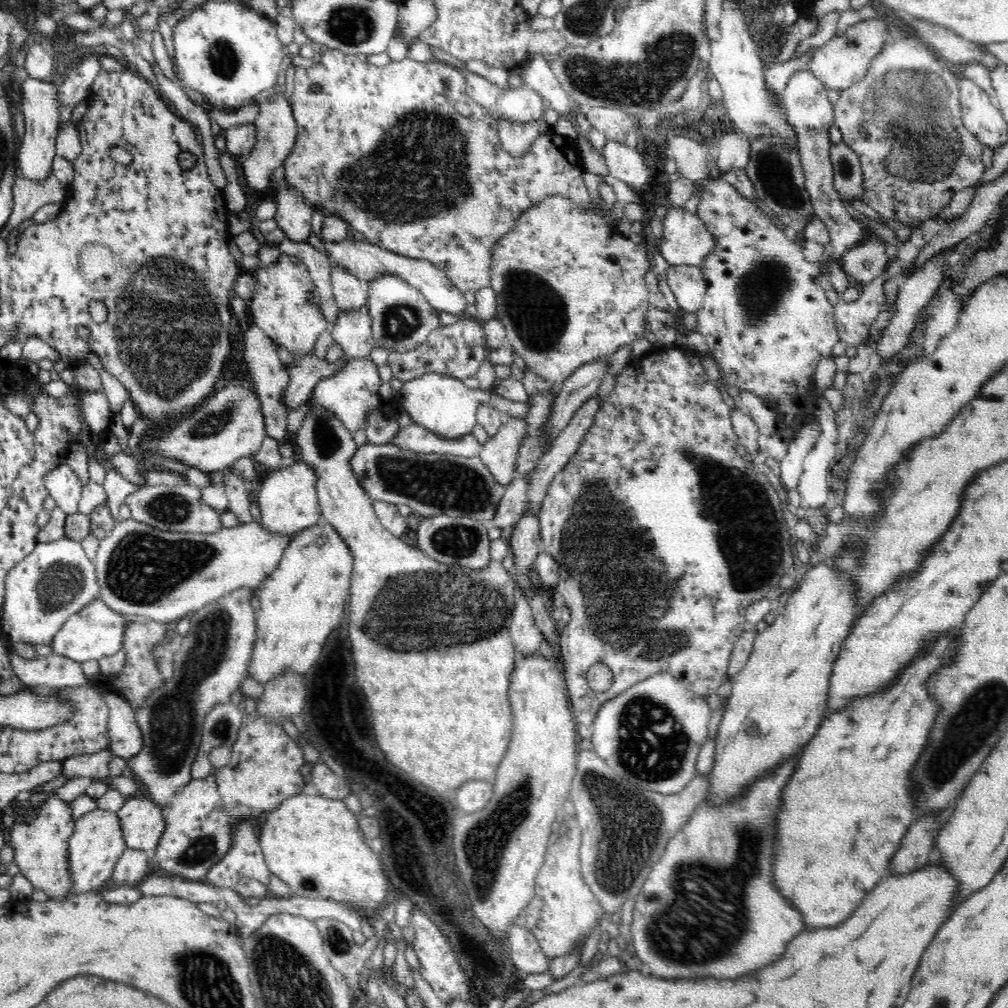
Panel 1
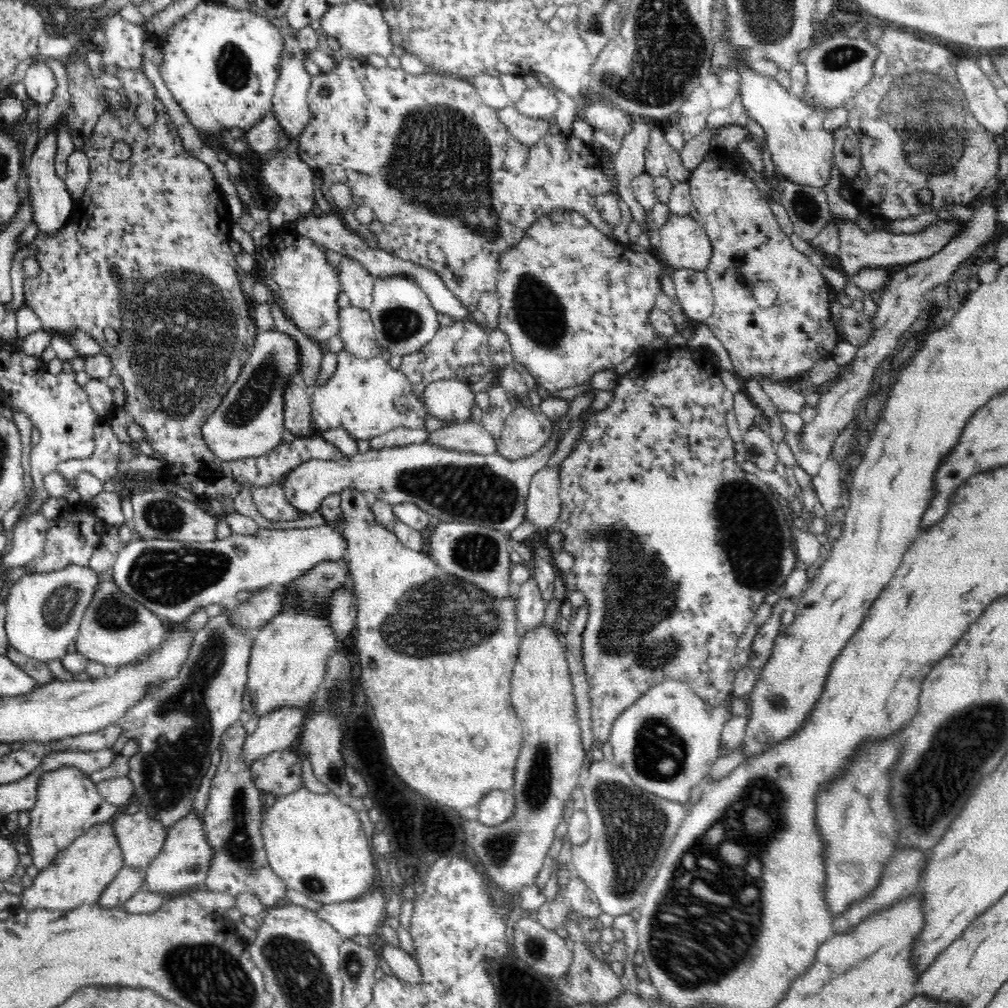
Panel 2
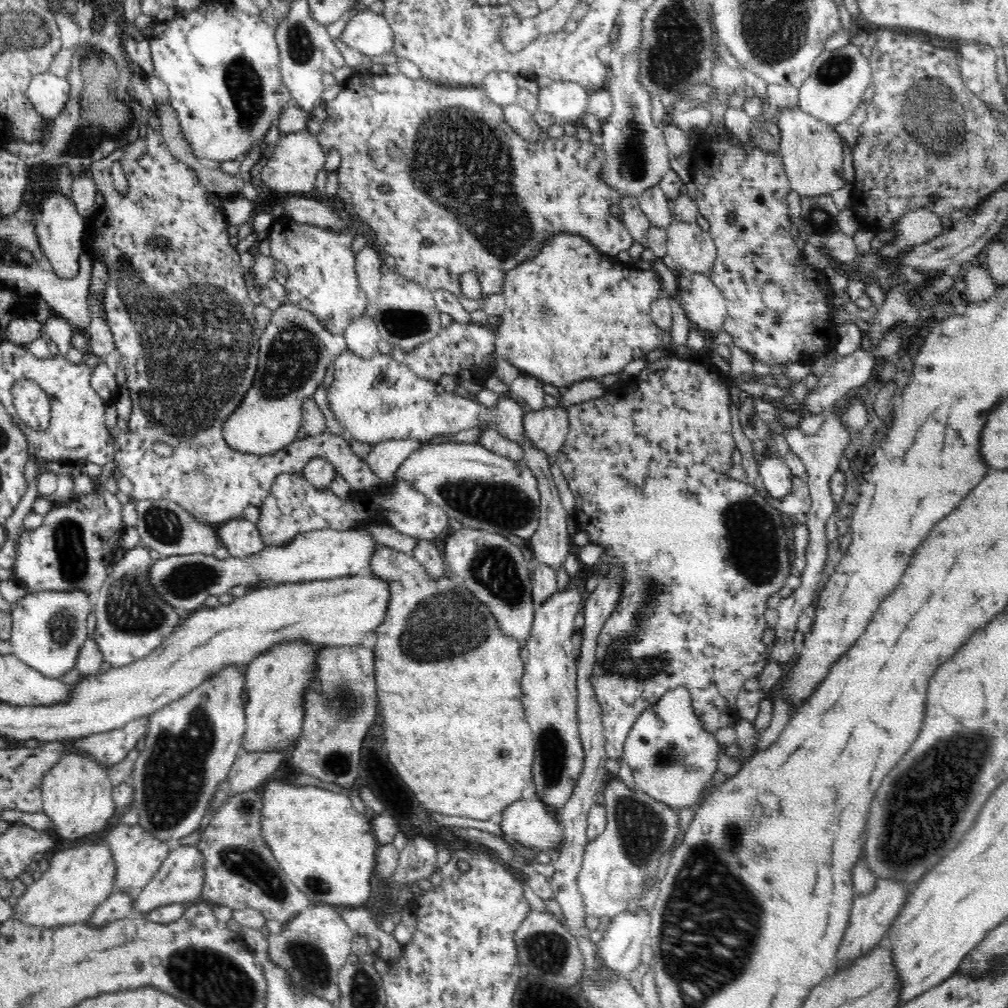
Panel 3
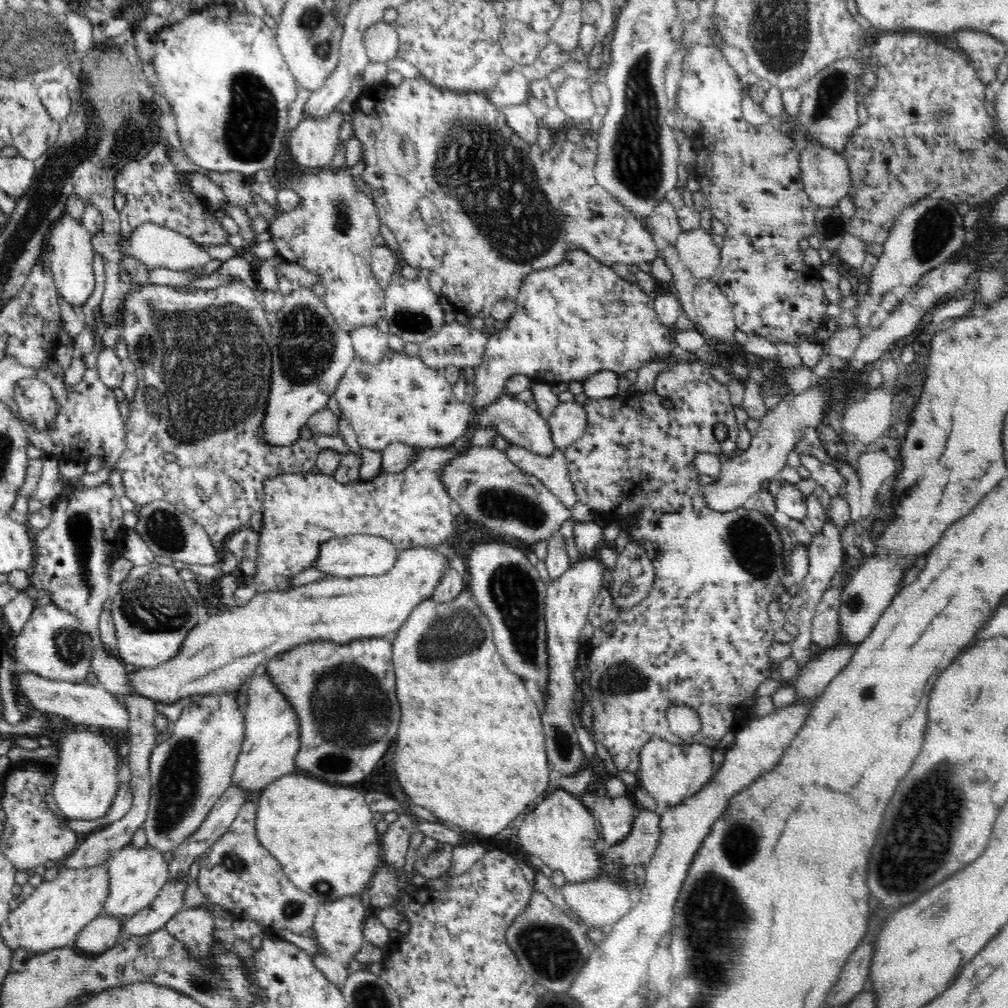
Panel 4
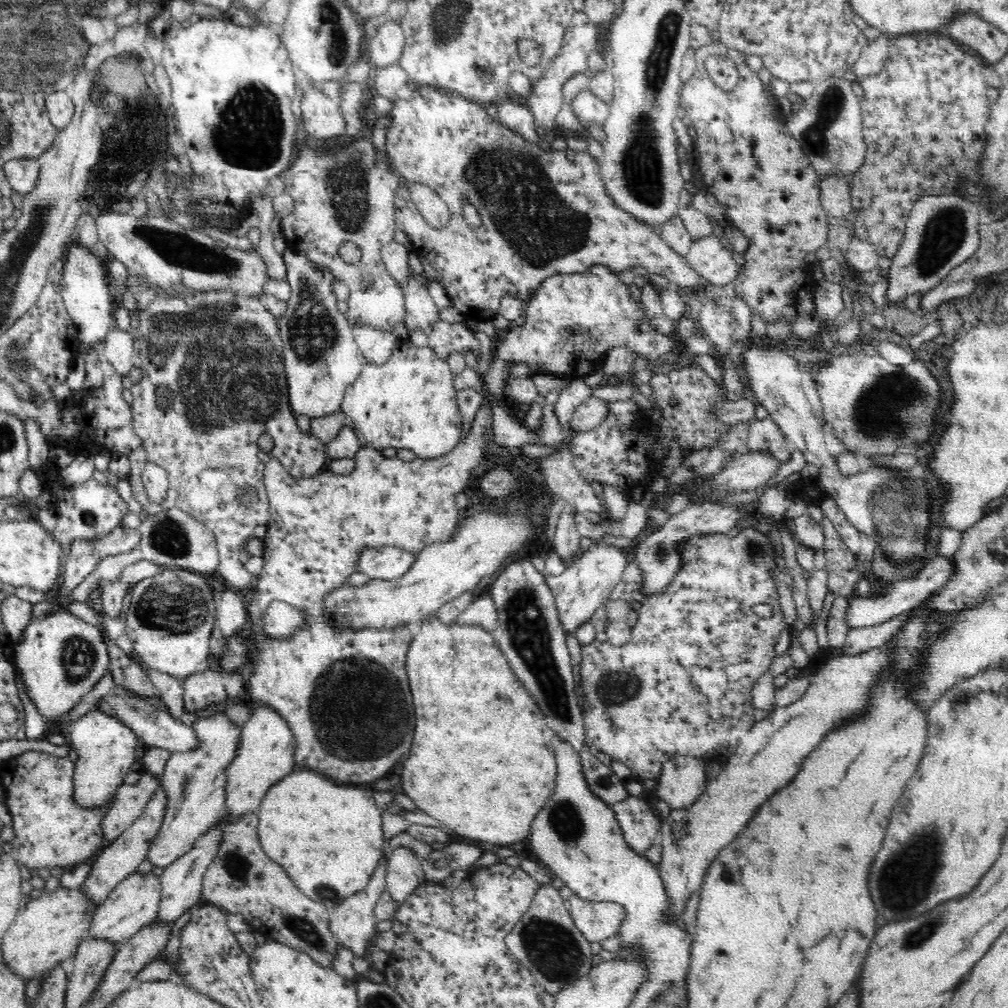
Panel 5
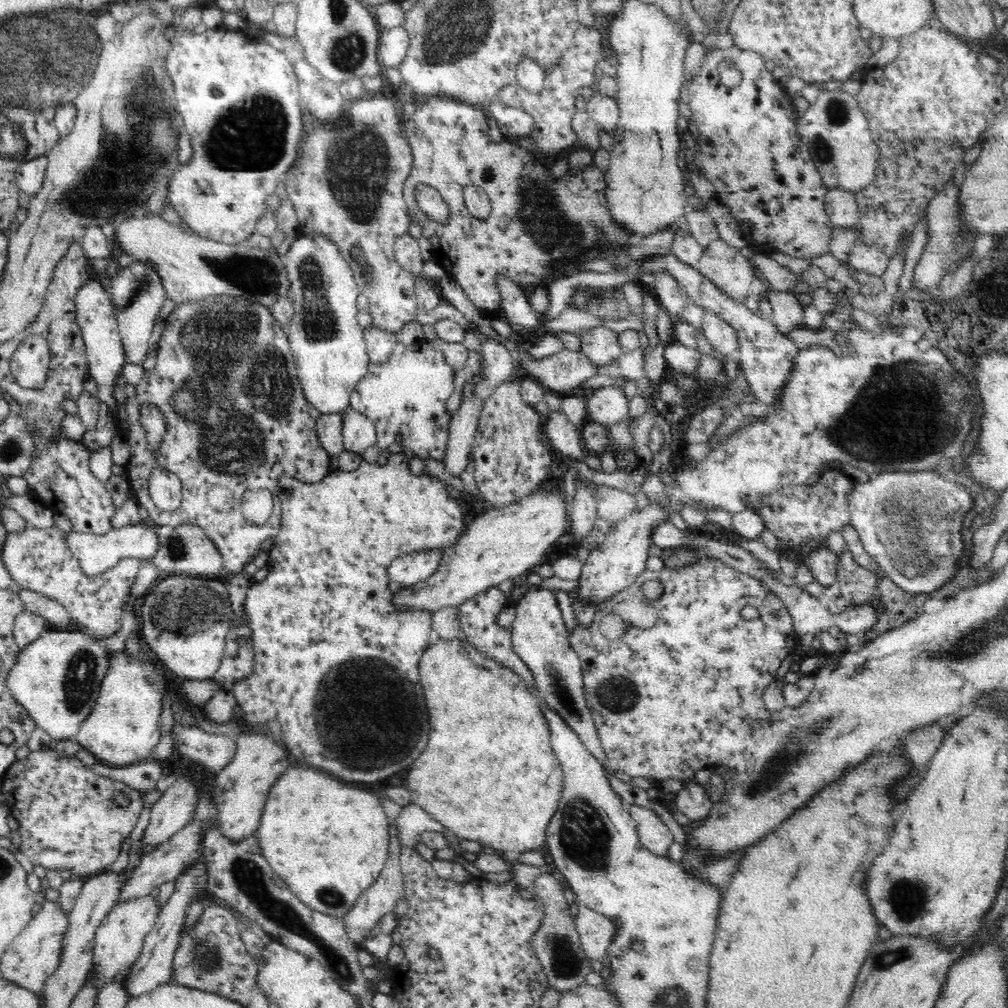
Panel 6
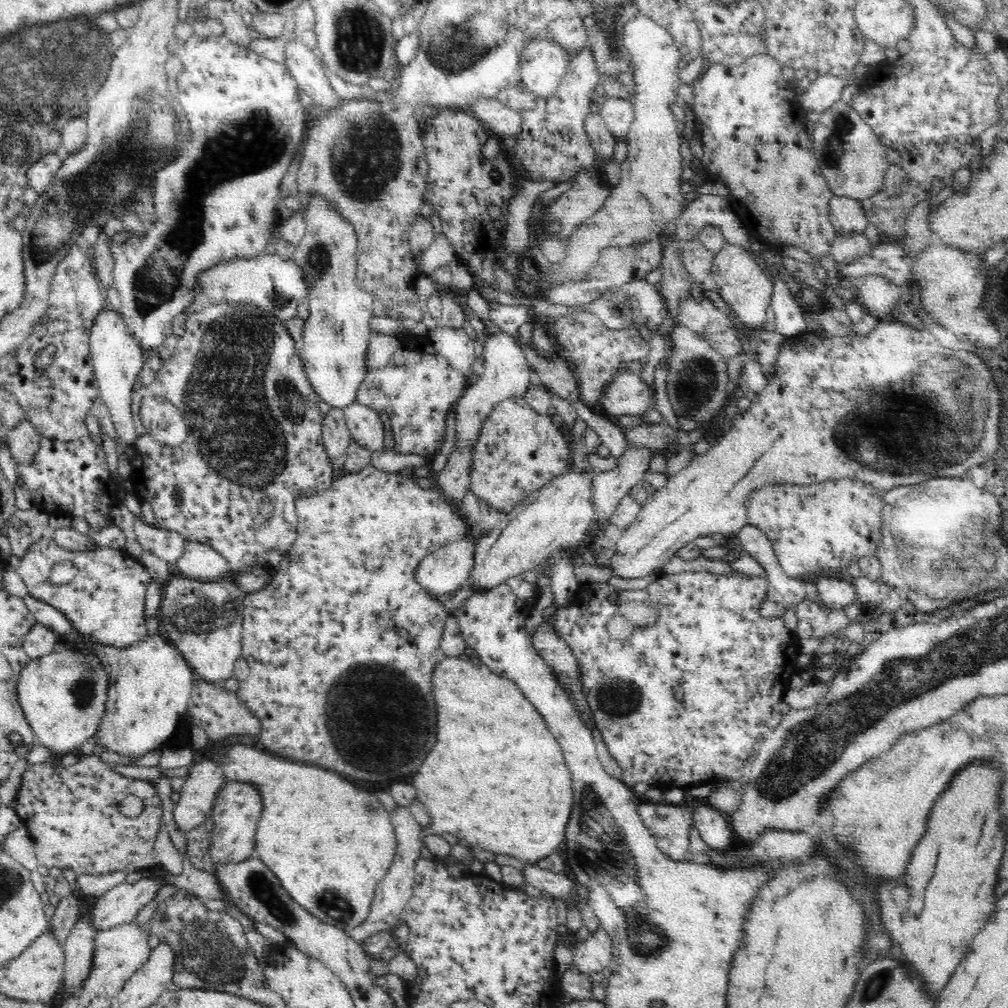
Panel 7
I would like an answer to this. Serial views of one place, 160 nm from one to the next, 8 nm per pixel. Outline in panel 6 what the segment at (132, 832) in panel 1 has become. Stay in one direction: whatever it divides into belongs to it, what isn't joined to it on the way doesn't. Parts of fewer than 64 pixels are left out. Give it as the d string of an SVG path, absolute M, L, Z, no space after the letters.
M152 894L124 900L110 910L110 913L102 920L94 934L93 940L93 966L97 968L93 983L100 990L104 984L110 984L118 974L129 970L140 956L146 935L157 920L159 908L163 901L154 899Z

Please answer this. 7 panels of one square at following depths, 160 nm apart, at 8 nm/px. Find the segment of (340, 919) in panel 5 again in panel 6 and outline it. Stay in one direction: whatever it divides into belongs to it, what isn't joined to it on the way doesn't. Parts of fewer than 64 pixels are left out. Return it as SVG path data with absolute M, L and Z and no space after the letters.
M396 825L390 826L390 856L386 860L386 868L382 870L382 874L378 876L378 880L364 892L358 896L356 904L352 906L352 910L348 910L342 920L344 921L344 929L348 933L348 939L357 944L361 944L366 938L370 938L375 933L380 918L388 912L393 912L396 902L403 896L403 873L400 864L400 854L402 854L402 846Z

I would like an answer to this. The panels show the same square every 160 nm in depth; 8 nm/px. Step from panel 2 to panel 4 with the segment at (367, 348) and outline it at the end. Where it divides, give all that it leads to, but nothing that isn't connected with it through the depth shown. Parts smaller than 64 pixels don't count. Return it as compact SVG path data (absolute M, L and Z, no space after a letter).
M360 325L349 332L356 357L371 363L380 362L388 347L387 333L383 333L377 326Z

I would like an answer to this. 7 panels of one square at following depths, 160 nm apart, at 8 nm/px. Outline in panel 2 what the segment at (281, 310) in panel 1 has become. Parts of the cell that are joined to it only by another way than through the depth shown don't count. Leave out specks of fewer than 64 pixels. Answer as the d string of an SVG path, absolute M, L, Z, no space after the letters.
M286 225L280 229L275 229L264 239L264 245L272 253L272 258L276 262L274 272L271 274L273 280L278 284L278 292L271 290L273 302L282 307L286 317L314 342L327 342L332 336L338 334L340 328L338 305L338 294L342 292L340 285L340 273L338 267L332 265L327 260L326 250L315 244L312 239L297 232L293 225Z

